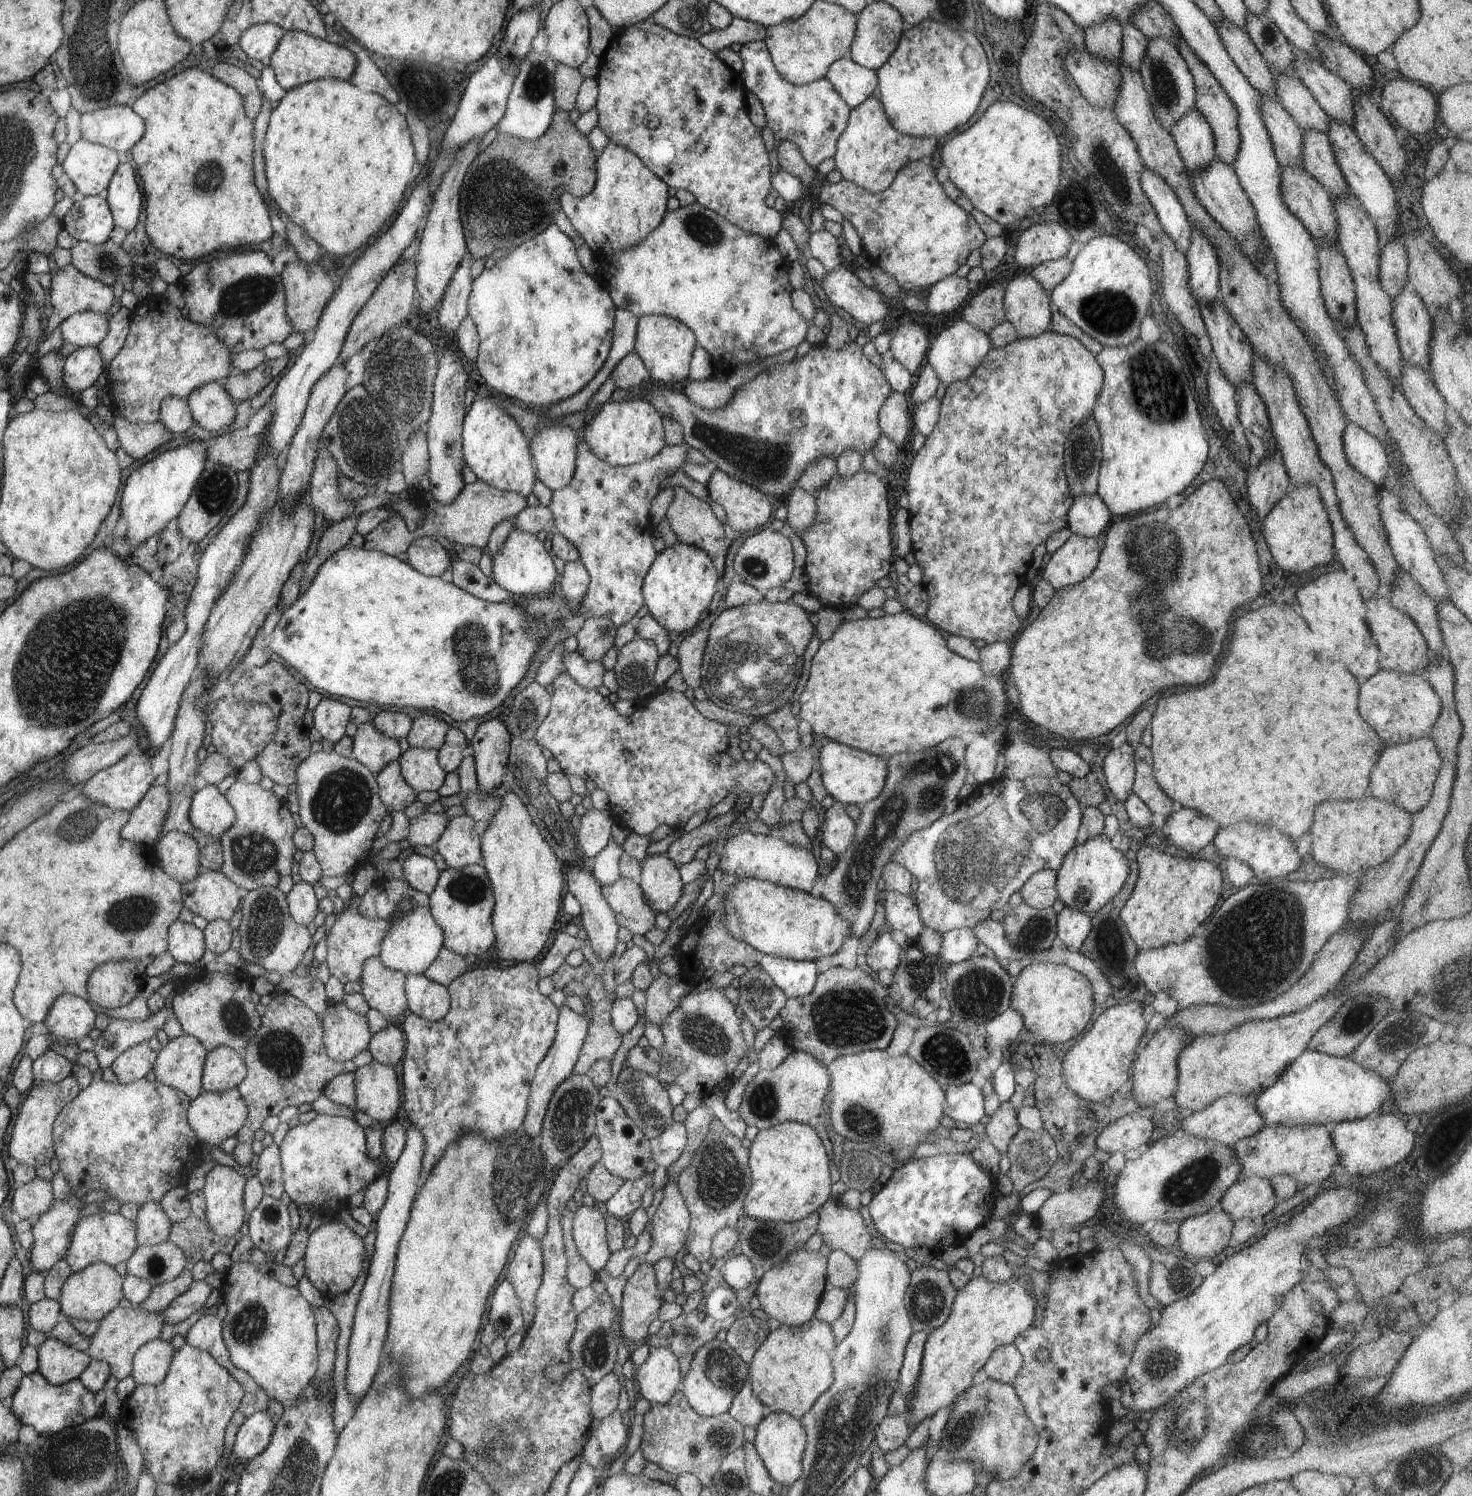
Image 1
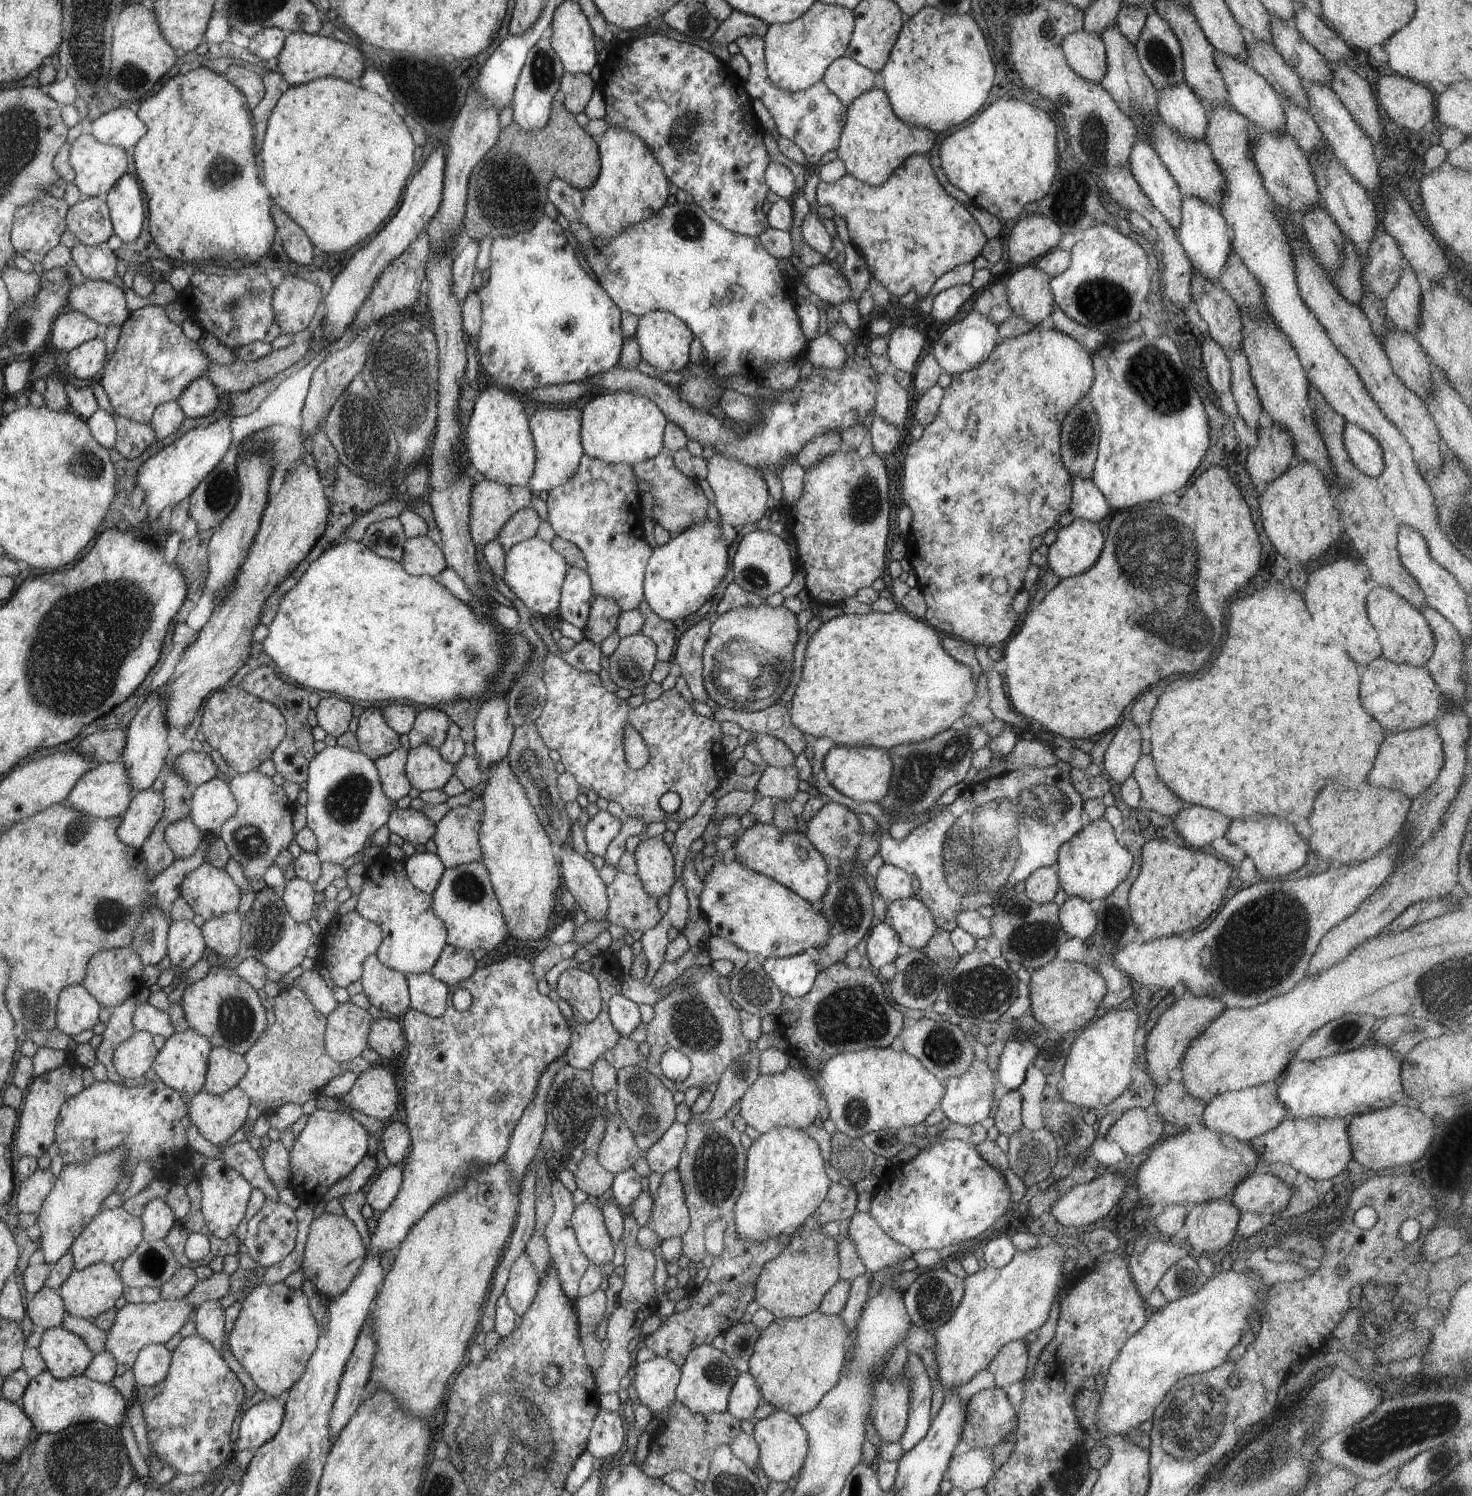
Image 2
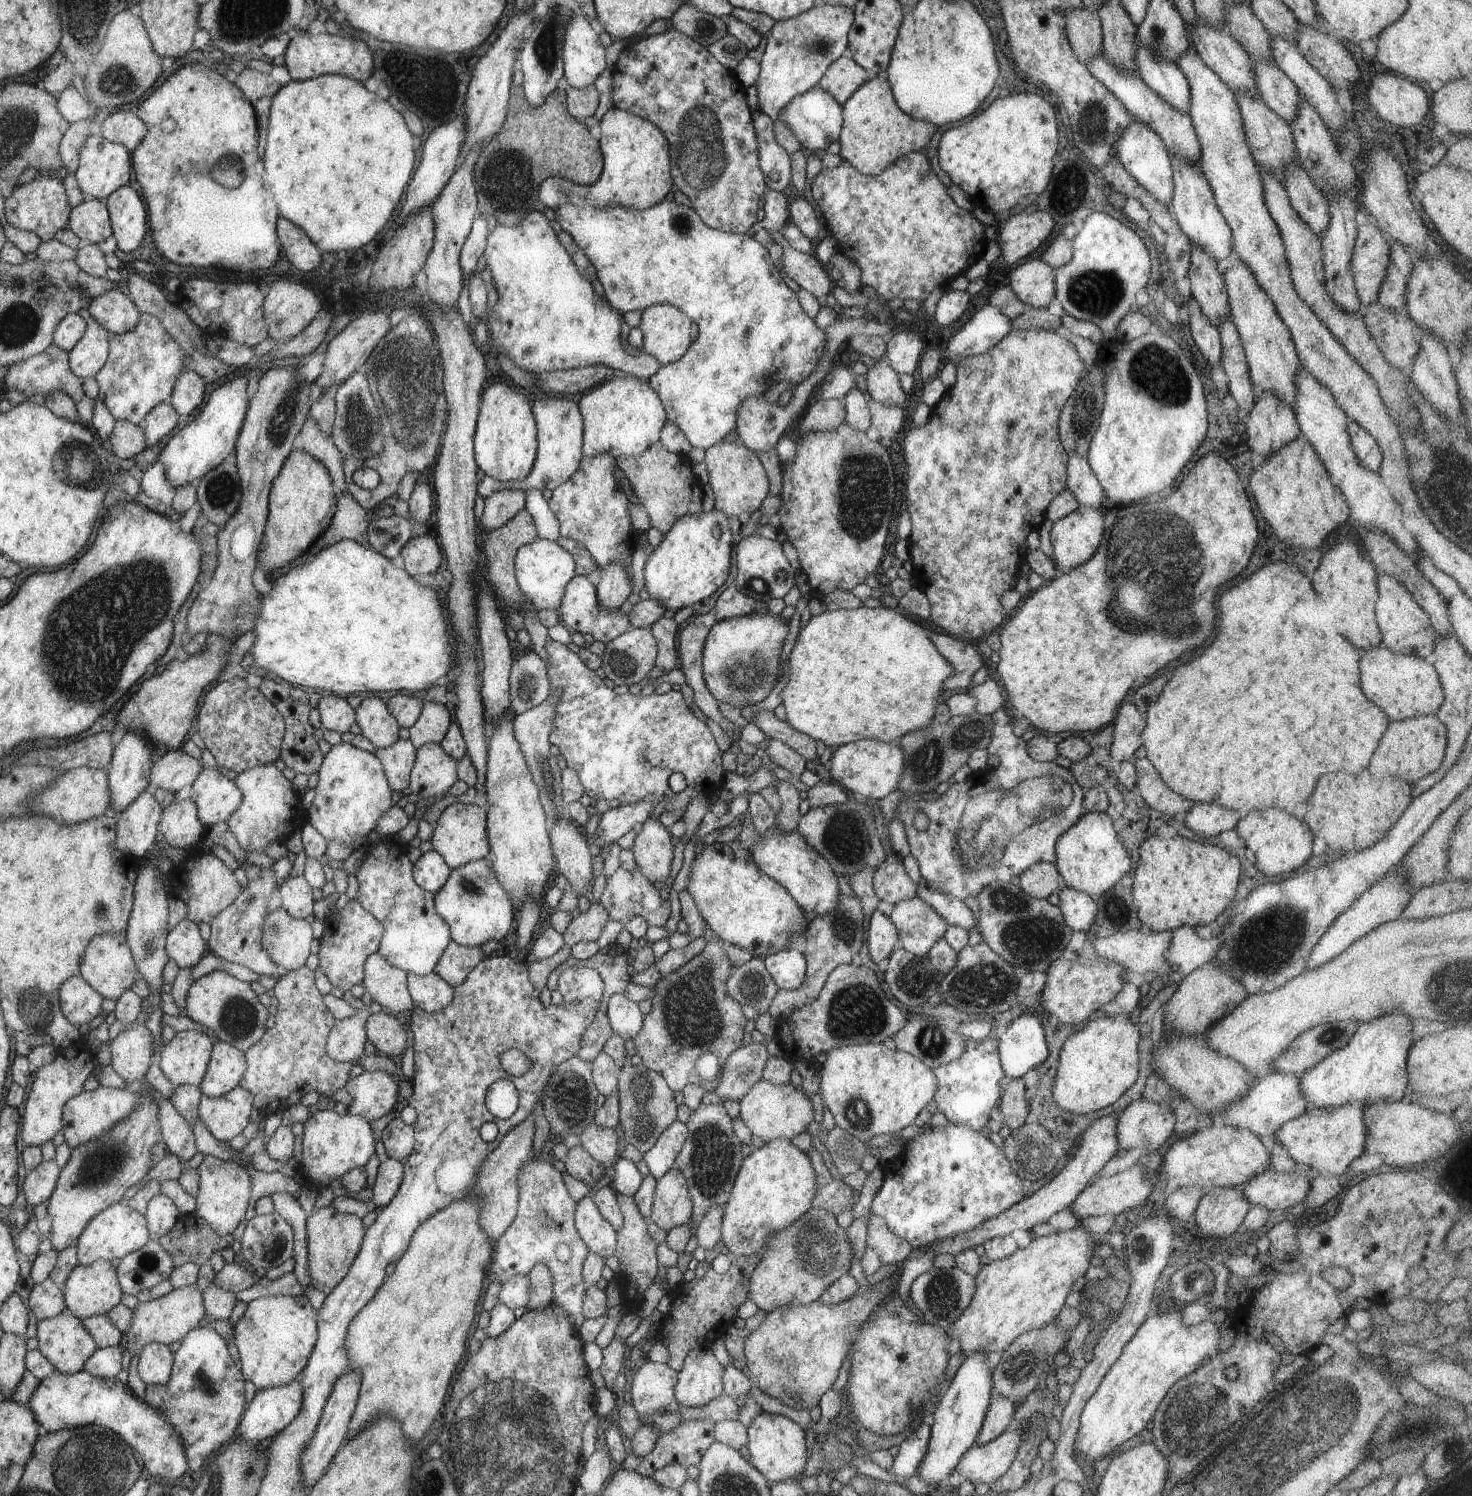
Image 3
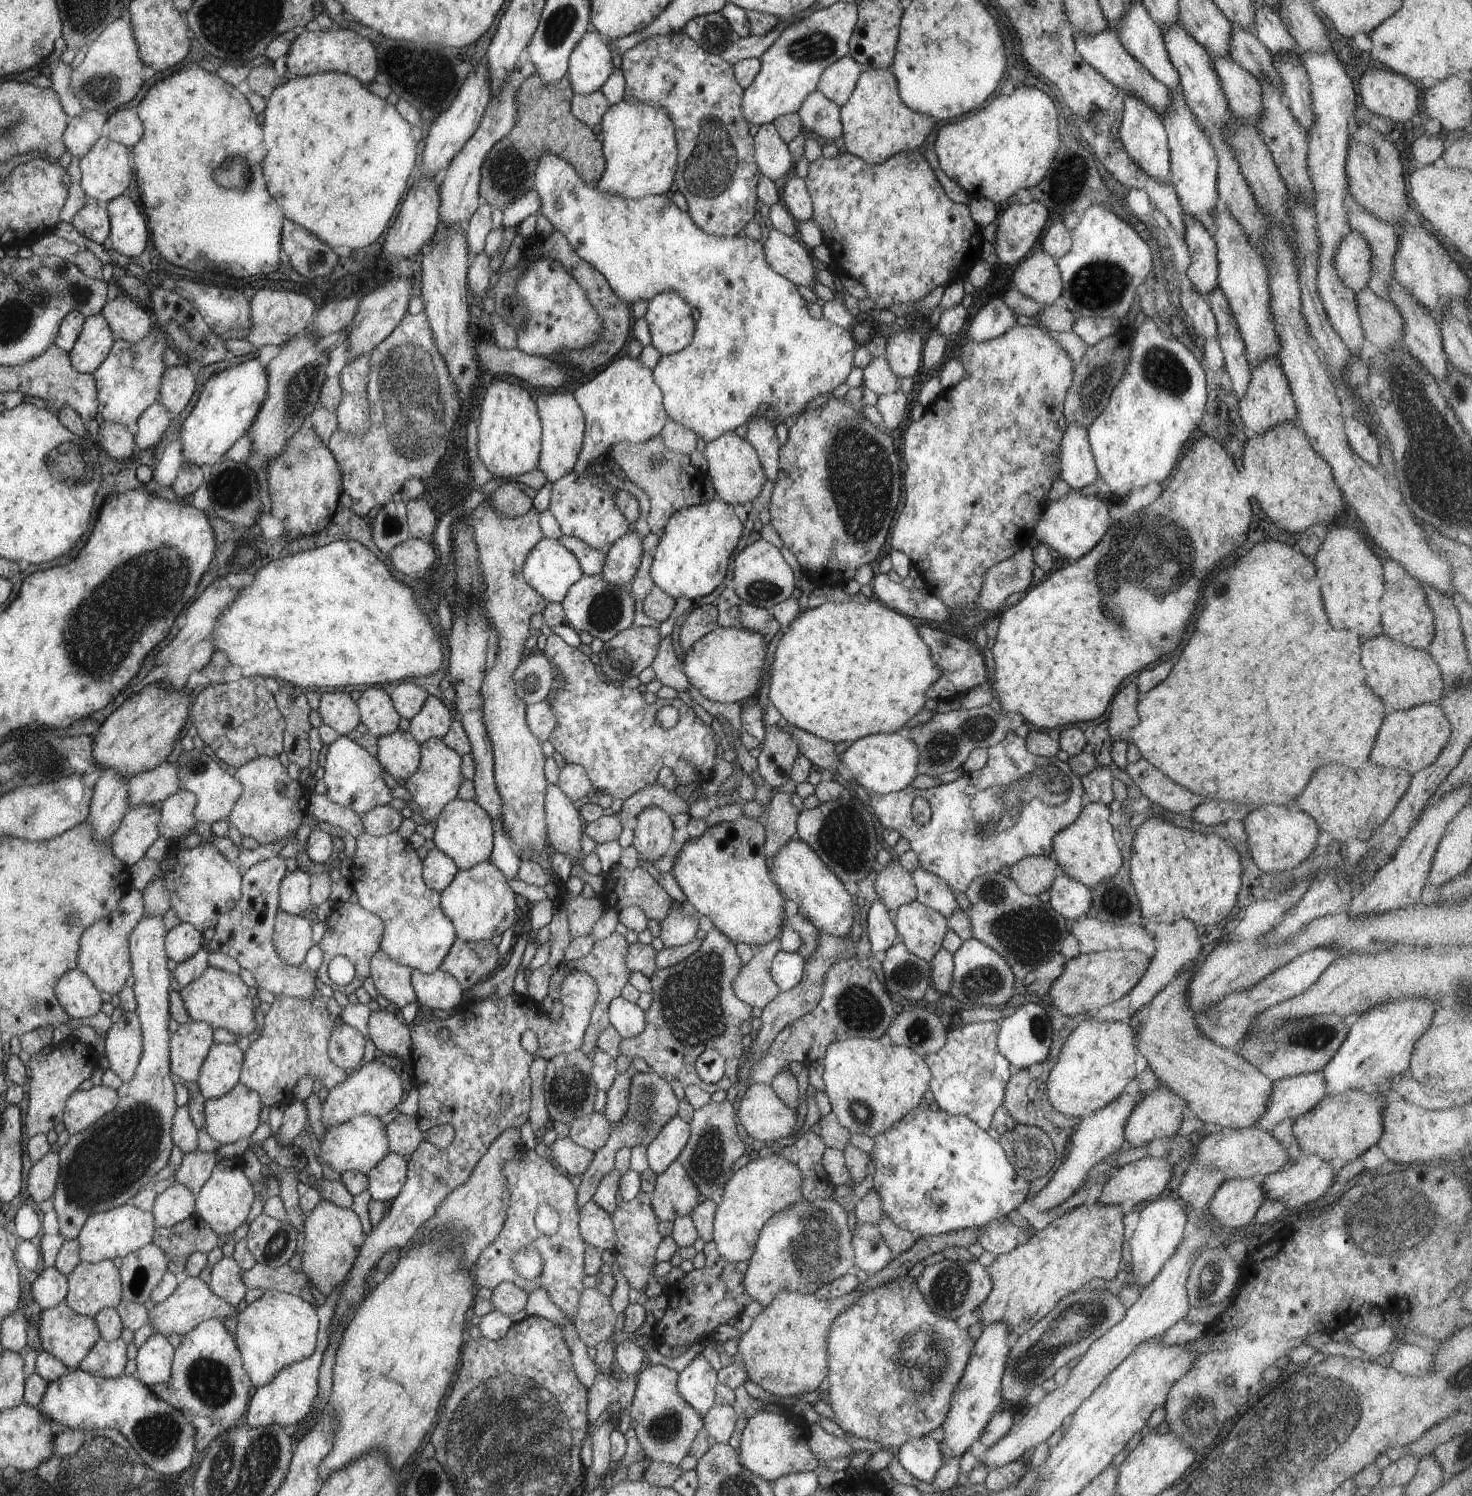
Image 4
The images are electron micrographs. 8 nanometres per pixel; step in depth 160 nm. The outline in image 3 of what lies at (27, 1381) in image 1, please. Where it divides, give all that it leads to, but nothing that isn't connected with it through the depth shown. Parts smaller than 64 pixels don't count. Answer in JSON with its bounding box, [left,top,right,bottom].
[27,1370,189,1480]

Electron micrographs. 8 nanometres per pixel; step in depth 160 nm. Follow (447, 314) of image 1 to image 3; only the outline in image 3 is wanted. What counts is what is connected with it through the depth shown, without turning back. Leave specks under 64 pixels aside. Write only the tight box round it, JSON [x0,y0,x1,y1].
[460,214,489,277]

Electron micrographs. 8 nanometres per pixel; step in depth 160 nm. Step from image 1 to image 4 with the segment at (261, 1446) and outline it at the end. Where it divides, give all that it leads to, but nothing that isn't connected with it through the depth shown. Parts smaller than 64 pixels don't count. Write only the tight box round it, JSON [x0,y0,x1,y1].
[246,1284,341,1427]

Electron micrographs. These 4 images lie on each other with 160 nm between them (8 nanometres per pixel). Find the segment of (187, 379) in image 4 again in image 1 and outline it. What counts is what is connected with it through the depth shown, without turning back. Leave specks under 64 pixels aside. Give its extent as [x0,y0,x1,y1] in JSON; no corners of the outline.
[187,382,237,430]

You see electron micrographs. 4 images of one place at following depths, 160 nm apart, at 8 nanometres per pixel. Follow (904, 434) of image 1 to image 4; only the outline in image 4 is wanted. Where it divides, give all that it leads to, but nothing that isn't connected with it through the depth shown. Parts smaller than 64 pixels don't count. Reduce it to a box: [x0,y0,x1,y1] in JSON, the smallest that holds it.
[862,357,899,396]

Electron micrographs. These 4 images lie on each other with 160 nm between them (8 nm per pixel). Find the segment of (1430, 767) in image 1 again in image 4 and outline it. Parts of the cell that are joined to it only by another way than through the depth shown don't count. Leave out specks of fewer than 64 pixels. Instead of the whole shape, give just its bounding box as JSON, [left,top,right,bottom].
[1370,703,1451,774]

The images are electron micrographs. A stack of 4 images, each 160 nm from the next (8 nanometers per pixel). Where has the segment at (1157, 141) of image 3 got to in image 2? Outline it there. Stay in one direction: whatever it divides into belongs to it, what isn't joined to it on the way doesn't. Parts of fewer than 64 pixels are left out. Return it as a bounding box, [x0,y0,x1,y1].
[1130,138,1183,228]

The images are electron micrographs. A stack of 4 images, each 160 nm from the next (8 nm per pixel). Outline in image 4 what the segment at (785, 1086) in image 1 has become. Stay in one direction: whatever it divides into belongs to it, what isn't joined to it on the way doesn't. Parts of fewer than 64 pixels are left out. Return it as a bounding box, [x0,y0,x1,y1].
[737,1084,798,1142]

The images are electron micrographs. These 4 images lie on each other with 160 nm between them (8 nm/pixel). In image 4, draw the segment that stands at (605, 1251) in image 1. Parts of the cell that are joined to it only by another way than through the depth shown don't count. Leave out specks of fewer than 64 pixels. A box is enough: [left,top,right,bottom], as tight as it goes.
[580,1200,616,1252]

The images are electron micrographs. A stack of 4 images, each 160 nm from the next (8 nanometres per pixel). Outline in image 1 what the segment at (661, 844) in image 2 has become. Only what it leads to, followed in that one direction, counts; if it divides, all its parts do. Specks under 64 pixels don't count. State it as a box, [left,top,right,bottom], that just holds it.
[640,854,682,914]

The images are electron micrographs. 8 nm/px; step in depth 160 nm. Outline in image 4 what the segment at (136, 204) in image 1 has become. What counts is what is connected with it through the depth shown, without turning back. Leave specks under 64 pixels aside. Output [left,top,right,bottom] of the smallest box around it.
[109,196,148,256]

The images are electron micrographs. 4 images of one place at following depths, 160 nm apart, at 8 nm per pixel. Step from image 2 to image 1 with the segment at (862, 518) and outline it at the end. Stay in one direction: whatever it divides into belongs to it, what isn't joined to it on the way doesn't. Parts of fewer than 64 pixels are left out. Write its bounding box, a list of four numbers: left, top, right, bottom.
[800,470,895,610]

